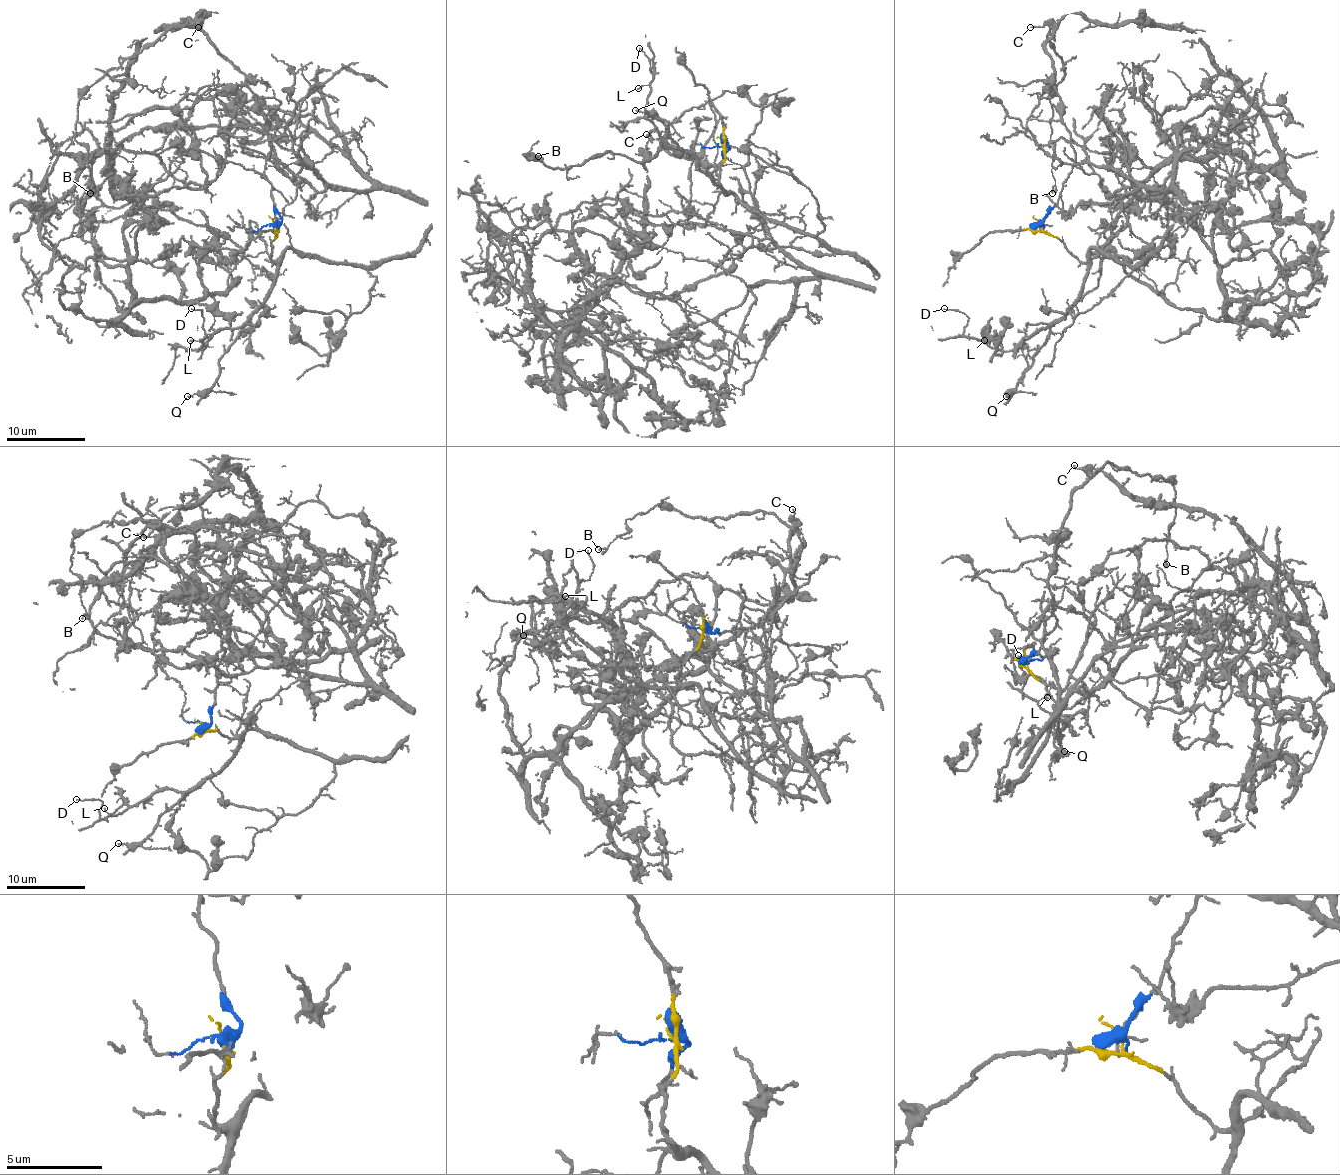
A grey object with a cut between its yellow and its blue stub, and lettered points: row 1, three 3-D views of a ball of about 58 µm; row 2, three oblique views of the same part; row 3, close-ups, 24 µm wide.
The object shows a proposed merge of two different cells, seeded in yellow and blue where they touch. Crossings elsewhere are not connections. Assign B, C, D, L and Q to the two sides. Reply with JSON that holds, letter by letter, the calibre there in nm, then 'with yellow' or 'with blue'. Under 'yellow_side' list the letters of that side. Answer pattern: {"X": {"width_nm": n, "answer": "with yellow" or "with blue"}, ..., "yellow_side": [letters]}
{"B": {"width_nm": 80, "answer": "with blue"}, "C": {"width_nm": 100, "answer": "with blue"}, "D": {"width_nm": 110, "answer": "with yellow"}, "L": {"width_nm": 130, "answer": "with yellow"}, "Q": {"width_nm": 110, "answer": "with yellow"}, "yellow_side": ["D", "L", "Q"]}

